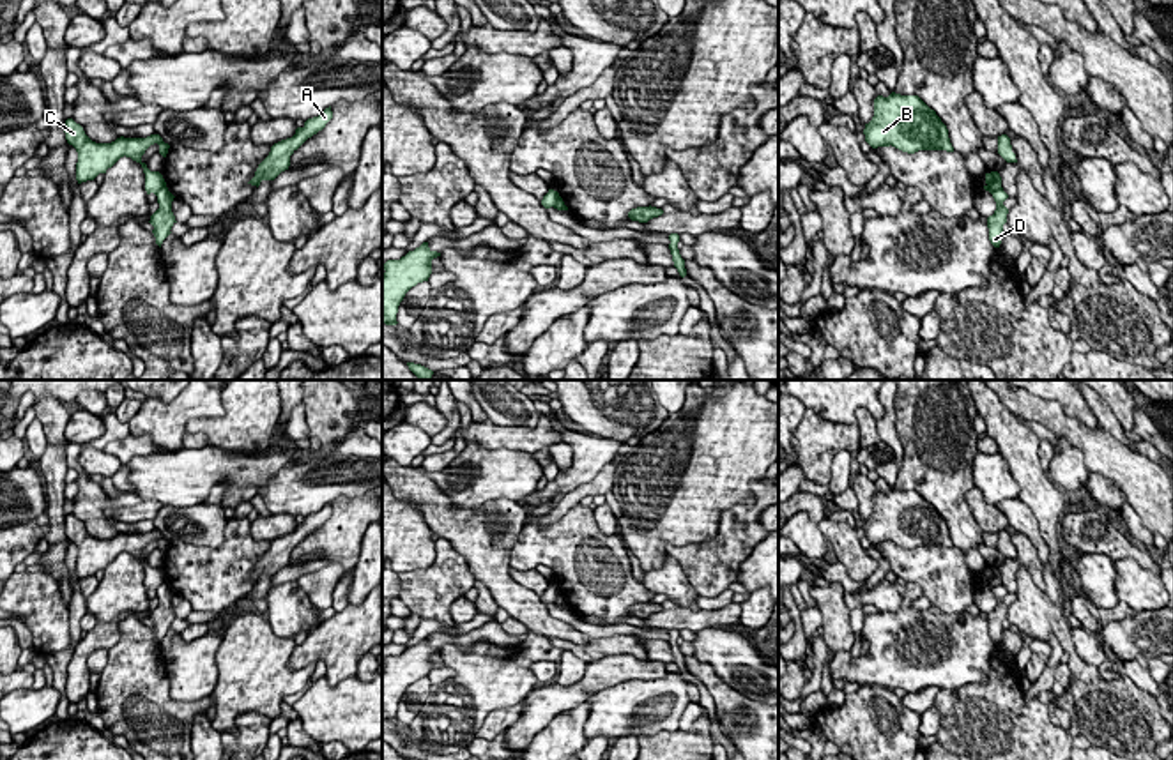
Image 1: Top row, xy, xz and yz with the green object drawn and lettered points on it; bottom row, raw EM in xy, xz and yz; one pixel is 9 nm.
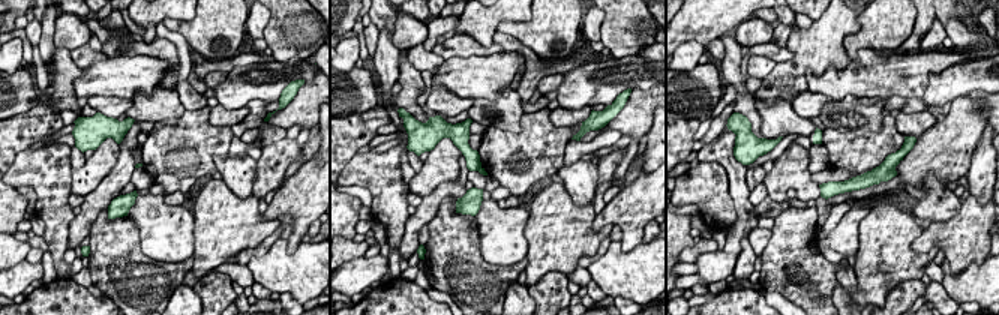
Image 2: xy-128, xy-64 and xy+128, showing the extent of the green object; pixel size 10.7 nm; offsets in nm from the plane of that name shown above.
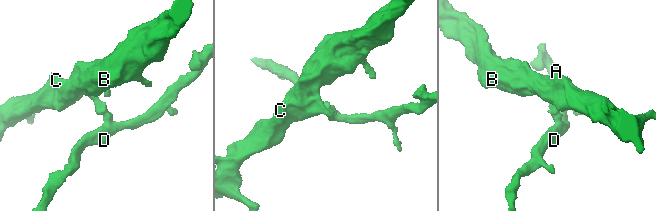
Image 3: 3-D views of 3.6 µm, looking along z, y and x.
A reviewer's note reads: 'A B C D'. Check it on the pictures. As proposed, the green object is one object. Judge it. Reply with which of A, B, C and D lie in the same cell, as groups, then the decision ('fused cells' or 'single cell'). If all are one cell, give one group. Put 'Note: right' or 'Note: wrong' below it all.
A D / B C | fused cells
Note: wrong

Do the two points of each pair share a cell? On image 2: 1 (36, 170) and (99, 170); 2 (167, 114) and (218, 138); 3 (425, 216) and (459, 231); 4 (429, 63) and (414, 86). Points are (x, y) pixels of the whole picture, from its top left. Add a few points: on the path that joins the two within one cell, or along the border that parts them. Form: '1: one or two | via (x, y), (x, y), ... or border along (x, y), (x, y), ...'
1: two | border along (72, 168), (71, 192)
2: two | border along (186, 110), (173, 123), (156, 123)
3: two | border along (456, 197), (446, 197), (438, 212), (426, 224)
4: two | border along (407, 56), (420, 72)

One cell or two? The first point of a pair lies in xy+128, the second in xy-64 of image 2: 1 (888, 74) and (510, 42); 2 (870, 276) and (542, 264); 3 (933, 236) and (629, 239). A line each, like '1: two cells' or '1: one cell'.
1: two cells
2: one cell
3: one cell

